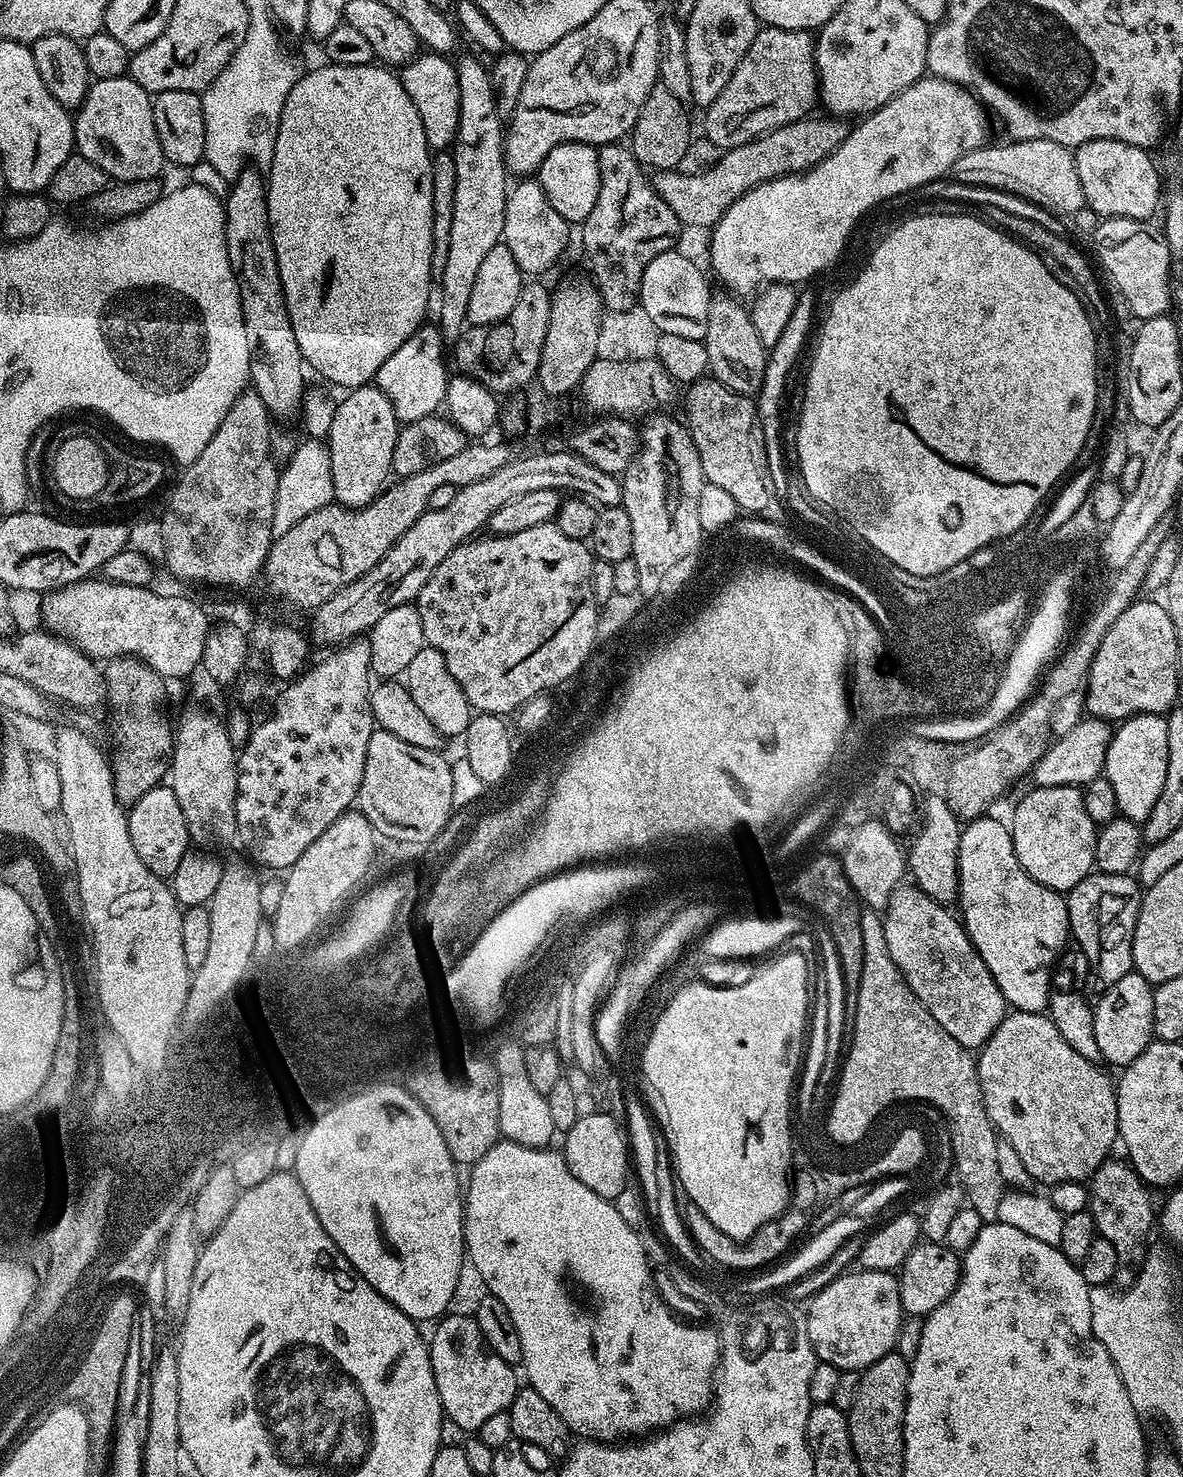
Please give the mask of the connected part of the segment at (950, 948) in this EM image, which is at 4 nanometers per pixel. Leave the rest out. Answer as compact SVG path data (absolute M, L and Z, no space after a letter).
M919 886L897 888L882 913L886 946L890 946L890 958L894 958L910 990L914 990L934 1022L963 1048L979 1050L1005 1018L1004 995L986 962L977 956L963 923L948 912L945 905L930 898Z

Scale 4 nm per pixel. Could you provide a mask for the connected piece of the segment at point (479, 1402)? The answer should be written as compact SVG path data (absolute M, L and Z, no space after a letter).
M448 1314L435 1325L436 1333L430 1336L428 1357L434 1370L434 1382L438 1386L438 1398L447 1419L458 1422L468 1434L475 1433L493 1414L508 1411L518 1391L513 1365L502 1362L498 1354L489 1350L488 1343L482 1338L482 1330L471 1315L452 1316Z

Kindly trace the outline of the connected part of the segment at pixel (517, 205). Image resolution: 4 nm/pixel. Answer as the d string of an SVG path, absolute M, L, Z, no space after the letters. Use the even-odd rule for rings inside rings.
M524 178L509 187L502 243L514 254L514 262L518 262L525 277L540 278L559 262L568 244L568 231L568 221L550 206L550 198L546 198L539 179Z

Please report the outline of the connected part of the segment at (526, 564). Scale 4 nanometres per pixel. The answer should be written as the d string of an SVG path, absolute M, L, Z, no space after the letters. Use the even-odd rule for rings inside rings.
M554 522L542 526L530 526L526 530L518 530L518 534L510 534L509 536L488 534L485 537L485 540L480 540L481 538L466 540L463 544L458 545L453 552L446 554L442 566L438 566L438 570L434 570L434 574L430 574L430 582L426 582L426 586L422 586L414 603L422 618L422 634L425 645L438 650L438 654L442 654L442 658L446 658L446 667L450 669L450 674L454 674L458 686L462 686L462 694L466 694L473 709L477 713L490 712L493 716L507 717L508 712L515 713L524 707L527 700L533 700L534 697L541 694L551 693L551 688L566 683L573 675L572 680L581 671L588 656L597 647L596 623L600 613L592 589L592 561L594 557L585 541L566 538L566 534L562 534L562 530L558 530L558 526Z

